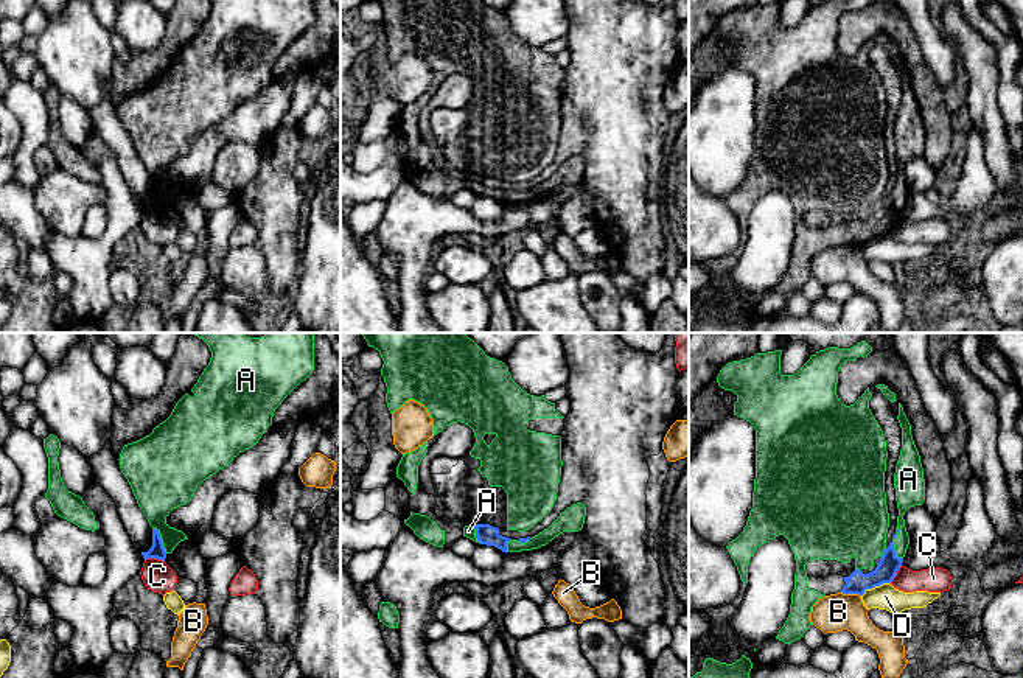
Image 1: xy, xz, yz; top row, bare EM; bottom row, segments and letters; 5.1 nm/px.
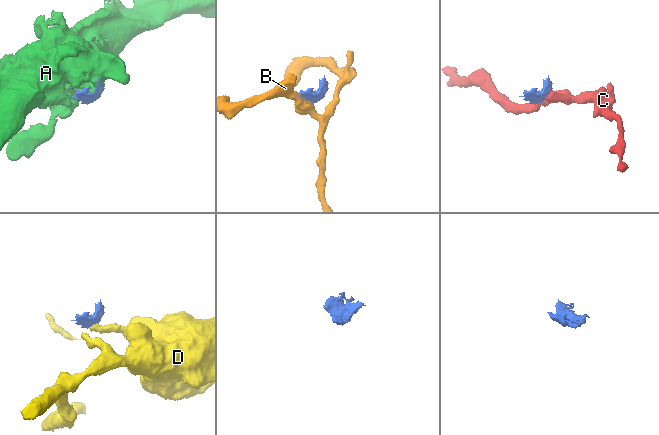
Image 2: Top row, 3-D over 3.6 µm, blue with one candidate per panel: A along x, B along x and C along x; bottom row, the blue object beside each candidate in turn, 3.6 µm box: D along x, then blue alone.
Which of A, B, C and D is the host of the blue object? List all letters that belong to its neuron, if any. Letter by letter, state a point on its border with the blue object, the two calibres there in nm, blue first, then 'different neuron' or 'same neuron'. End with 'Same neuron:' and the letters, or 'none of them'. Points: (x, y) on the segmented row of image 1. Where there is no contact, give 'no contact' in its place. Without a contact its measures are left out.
A: yz (893, 545) | 110/100 nm | same neuron
B: yz (851, 593) | 110/190 nm | different neuron
C: xy (154, 557) | 80/160 nm | different neuron
D: yz (874, 587) | 110/130 nm | different neuron
Same neuron: A

